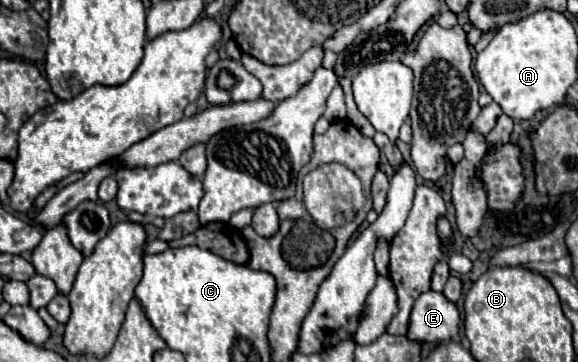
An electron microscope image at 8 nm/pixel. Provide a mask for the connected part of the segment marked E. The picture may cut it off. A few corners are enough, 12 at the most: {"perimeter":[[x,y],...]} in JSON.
{"perimeter":[[429,290],[413,306],[407,336],[443,342],[459,334],[459,310]]}

